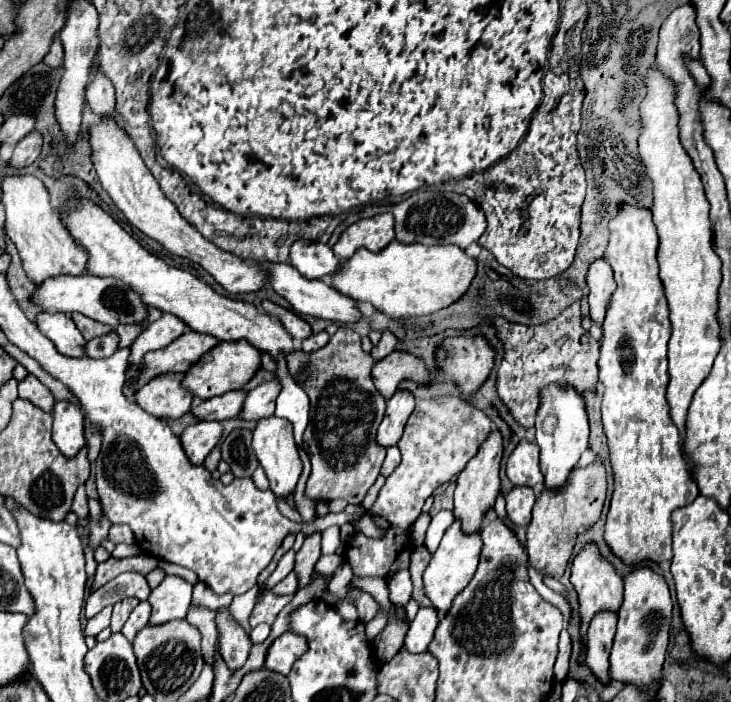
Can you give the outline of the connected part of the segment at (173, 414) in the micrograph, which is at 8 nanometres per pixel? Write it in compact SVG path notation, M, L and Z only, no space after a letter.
M165 372L141 386L135 394L135 402L157 418L179 418L189 412L193 394L181 386L183 372Z

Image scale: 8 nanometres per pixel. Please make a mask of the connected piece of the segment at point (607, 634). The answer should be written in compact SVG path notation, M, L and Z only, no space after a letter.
M599 612L591 626L589 626L589 640L587 640L587 658L585 664L595 674L595 678L607 686L609 678L609 652L615 638L617 614L613 612Z

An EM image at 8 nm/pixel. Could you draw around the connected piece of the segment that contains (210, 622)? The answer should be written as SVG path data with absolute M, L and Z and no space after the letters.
M191 606L185 618L189 624L199 628L203 642L203 658L209 666L215 664L215 652L217 652L217 626L215 626L215 612L203 606Z

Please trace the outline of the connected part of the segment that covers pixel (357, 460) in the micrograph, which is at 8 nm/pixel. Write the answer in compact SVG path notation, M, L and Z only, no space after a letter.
M339 326L325 348L313 354L299 350L287 358L293 376L305 364L309 378L303 388L311 400L311 416L303 440L313 468L305 494L311 500L343 498L349 504L361 504L367 490L375 484L385 458L385 448L375 442L377 428L385 416L385 398L371 380L373 358L361 350L361 336L355 330Z

